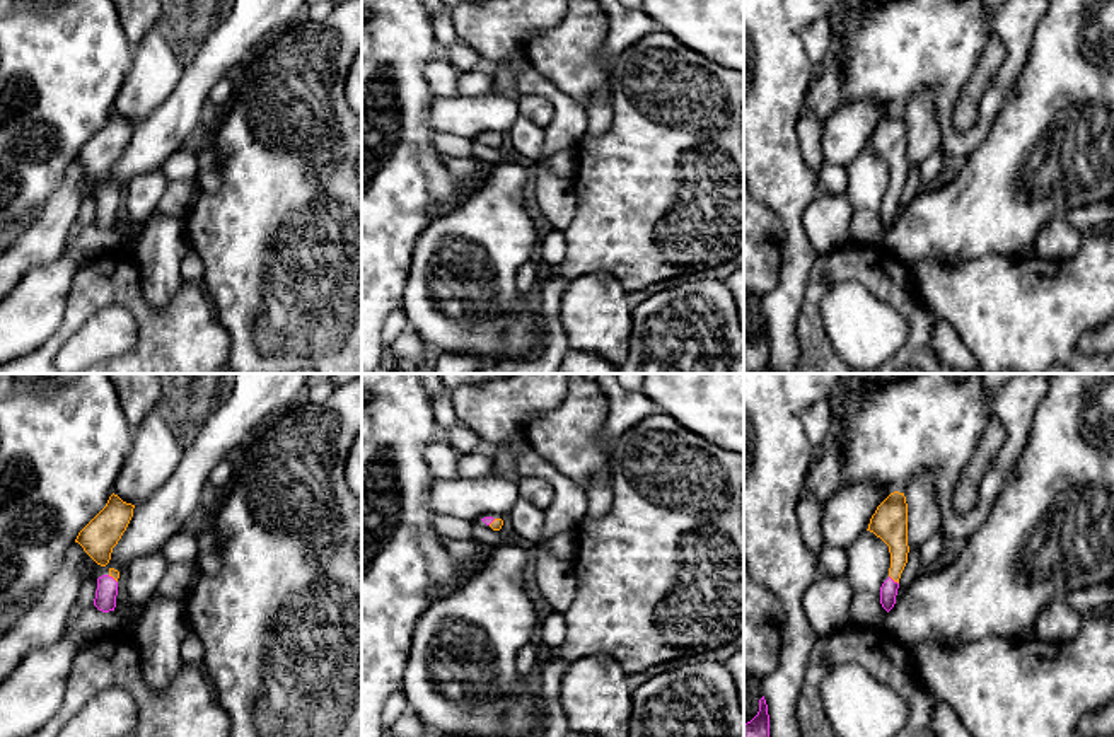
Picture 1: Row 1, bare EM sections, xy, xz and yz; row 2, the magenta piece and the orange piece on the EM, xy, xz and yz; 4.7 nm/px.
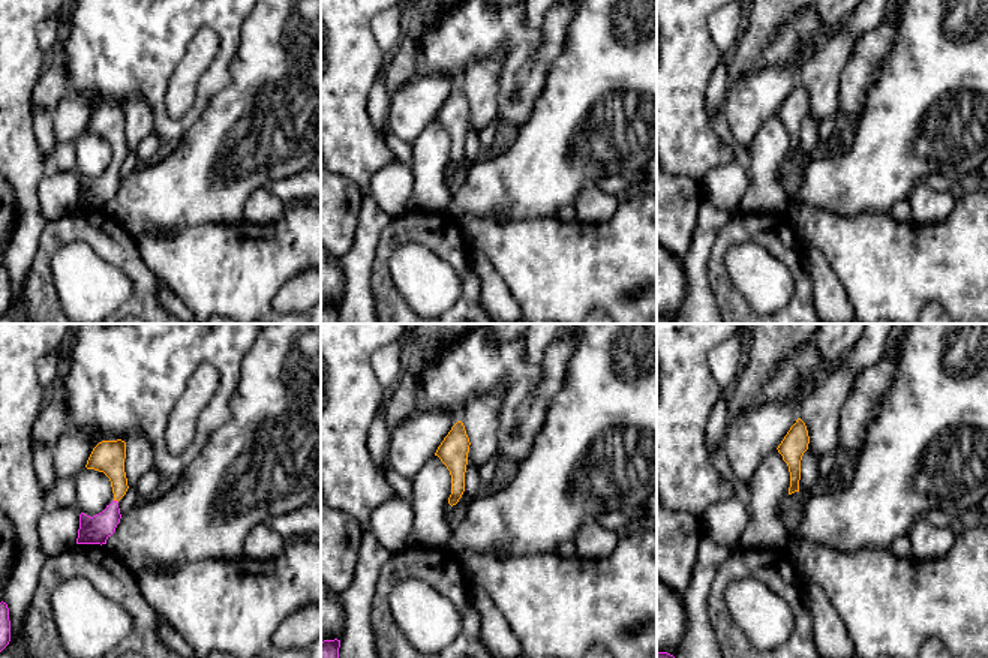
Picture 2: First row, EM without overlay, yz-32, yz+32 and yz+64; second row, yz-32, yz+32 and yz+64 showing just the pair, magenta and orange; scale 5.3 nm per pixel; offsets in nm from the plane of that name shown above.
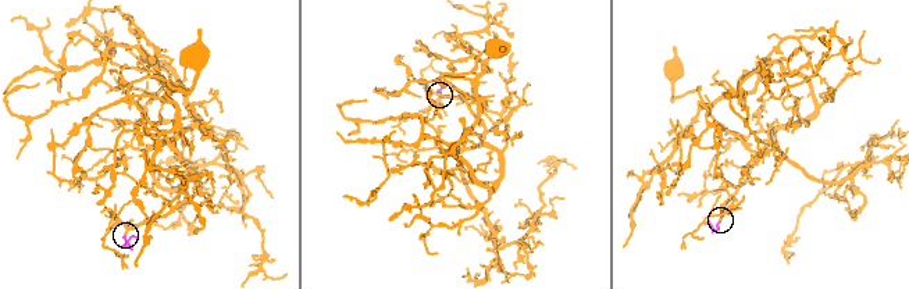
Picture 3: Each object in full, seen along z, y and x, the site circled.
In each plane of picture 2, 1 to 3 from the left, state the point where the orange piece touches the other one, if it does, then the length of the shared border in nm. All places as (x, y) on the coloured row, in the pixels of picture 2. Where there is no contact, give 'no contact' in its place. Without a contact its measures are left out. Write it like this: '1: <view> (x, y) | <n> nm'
1: yz-32 (116, 501) | 30 nm
2: no contact
3: no contact

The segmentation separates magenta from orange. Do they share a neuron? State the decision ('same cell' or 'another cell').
same cell

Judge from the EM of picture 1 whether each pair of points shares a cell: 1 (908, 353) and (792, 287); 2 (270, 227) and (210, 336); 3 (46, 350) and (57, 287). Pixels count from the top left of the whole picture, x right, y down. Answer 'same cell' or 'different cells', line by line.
1: different cells
2: different cells
3: different cells

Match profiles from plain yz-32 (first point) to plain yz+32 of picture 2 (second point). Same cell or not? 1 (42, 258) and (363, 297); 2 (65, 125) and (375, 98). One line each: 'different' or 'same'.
1: different
2: different

